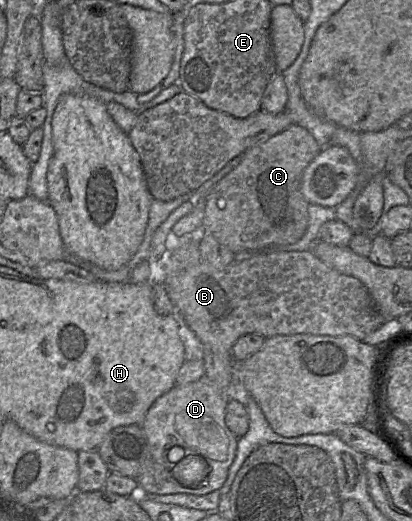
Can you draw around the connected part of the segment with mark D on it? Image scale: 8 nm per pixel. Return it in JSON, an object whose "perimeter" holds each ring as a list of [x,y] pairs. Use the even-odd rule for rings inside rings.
{"perimeter":[[[202,375],[195,382],[175,385],[154,401],[141,424],[146,435],[146,446],[137,481],[146,493],[206,495],[223,486],[228,469],[236,456],[238,444],[238,437],[225,423],[225,411],[230,399],[231,383],[228,390],[222,390],[206,375]],[[174,446],[184,449],[183,457],[177,463],[189,456],[206,461],[208,474],[198,487],[187,488],[173,476],[172,470],[177,463],[169,461],[168,455]]]}

